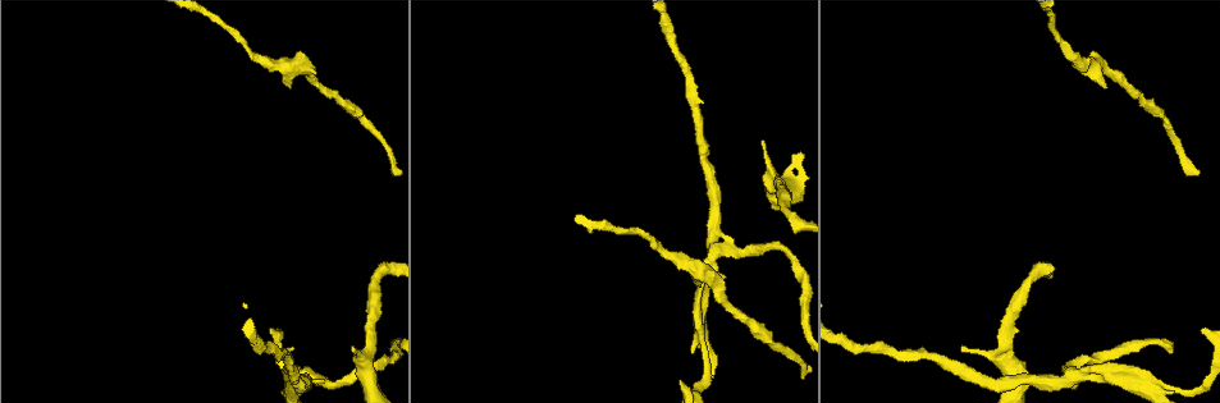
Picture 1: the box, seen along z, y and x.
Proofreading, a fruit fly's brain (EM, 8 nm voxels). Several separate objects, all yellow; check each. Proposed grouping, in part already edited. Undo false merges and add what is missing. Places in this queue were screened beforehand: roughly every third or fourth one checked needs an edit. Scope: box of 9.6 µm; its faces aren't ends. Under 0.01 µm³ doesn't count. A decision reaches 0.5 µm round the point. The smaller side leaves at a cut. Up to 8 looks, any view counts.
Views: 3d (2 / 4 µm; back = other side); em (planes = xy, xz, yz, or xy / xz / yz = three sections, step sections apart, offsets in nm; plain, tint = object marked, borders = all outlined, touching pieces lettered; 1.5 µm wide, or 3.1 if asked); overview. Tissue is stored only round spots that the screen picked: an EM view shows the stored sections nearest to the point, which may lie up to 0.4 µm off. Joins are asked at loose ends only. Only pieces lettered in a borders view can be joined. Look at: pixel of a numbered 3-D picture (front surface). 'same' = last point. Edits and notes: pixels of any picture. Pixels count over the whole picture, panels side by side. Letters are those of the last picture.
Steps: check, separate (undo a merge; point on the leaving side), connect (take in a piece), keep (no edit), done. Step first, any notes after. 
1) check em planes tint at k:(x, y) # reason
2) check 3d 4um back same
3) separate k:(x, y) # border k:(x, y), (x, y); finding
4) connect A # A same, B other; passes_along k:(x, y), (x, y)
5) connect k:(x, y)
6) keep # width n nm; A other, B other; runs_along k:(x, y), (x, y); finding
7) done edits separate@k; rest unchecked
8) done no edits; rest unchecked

check em yz step 4 borders at 1:(700, 286) # free end

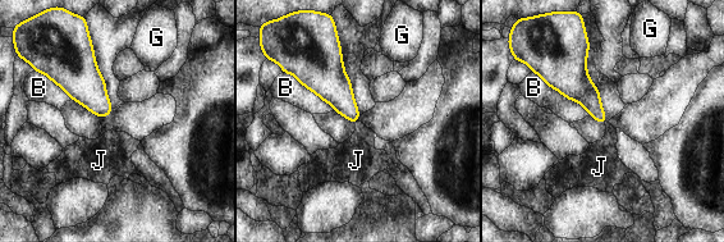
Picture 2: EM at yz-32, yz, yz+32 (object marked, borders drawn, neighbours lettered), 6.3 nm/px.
keep # width 130 nm; B other, G other, J other; border 2:(531, 71), (590, 115); none of them fits

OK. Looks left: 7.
check 3d 4um at 1:(680, 381) # free end

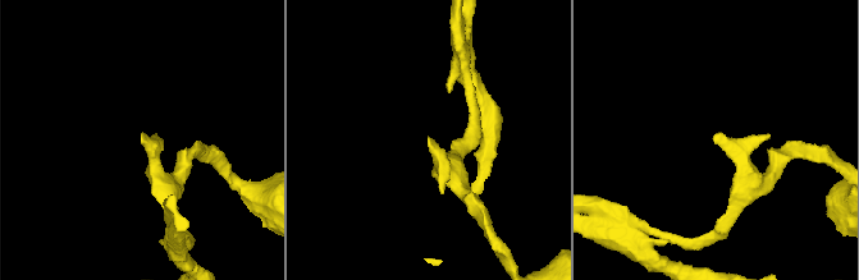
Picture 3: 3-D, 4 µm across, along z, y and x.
check em xy step 4 borders at 3:(715, 134) # need the tissue

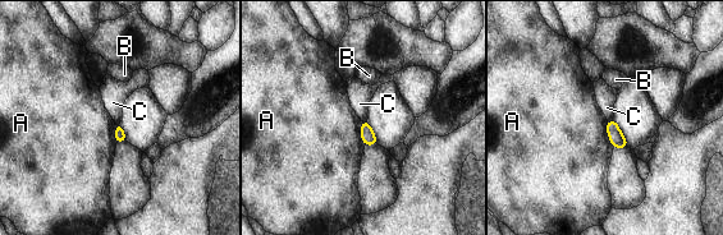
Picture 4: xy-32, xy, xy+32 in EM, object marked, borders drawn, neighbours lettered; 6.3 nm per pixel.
check em planes borders same

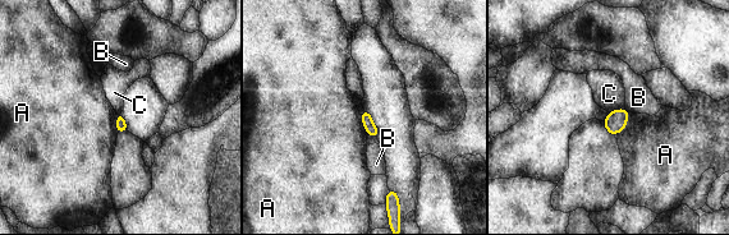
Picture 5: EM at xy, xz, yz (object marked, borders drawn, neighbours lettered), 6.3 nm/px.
keep # A other, B other, C other; border 5:(624, 107), (609, 113); none of them fits

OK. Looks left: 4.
check em planes plain at 1:(351, 348) # branch stops here

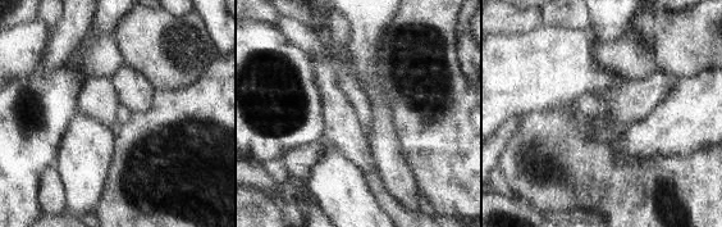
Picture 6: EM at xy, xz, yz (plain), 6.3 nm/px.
check em planes borders same # see the neighbours

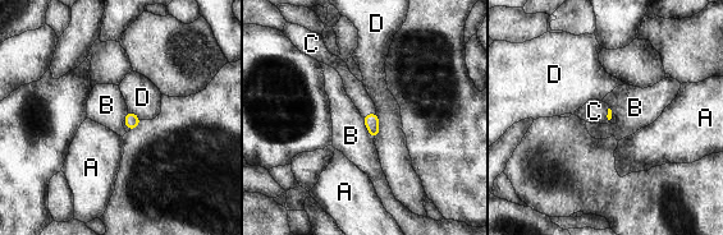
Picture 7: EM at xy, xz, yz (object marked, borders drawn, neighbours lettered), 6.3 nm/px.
connect C # A other, B other, C same, D other; passes_along 7:(371, 120), (369, 114), (356, 91); it goes on there

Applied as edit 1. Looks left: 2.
done edits connect@7; rest unchecked

